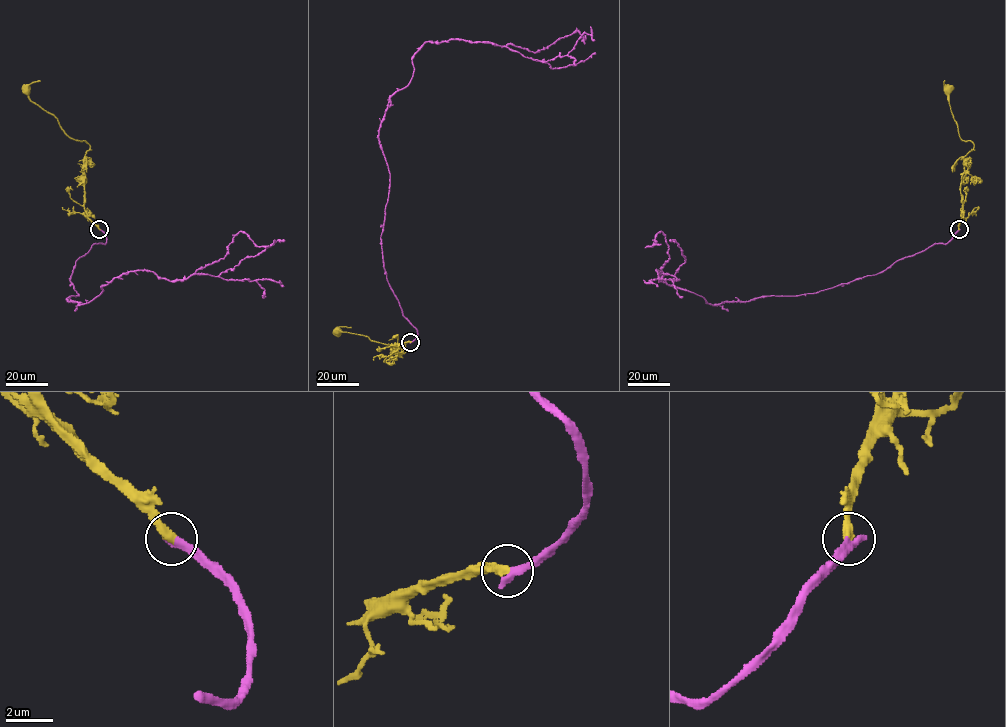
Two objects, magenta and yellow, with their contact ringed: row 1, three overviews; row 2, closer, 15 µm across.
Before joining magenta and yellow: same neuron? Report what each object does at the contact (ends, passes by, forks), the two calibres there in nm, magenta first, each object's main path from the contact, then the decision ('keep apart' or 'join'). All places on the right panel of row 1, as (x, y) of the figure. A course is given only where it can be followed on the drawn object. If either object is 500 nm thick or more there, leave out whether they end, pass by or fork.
magenta ends there; yellow ends there; 400 nm thick on the magenta side, 400 nm on the other; magenta runs (958, 229), (876, 274), (714, 304), (656, 270), (659, 281), (668, 245), (661, 231), (652, 240); yellow runs (958, 229), (963, 207), (960, 184), (964, 158), (974, 143), (960, 138), (948, 89); join

